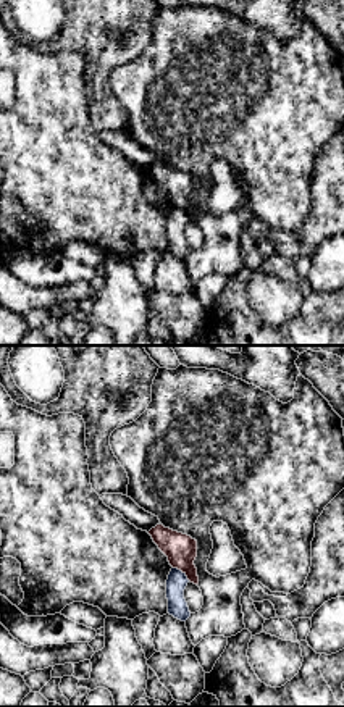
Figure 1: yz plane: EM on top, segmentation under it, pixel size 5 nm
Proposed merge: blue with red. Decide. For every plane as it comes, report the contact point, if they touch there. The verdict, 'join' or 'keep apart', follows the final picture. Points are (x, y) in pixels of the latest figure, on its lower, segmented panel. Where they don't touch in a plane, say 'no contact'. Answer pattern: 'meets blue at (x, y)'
meets blue at (181, 572)

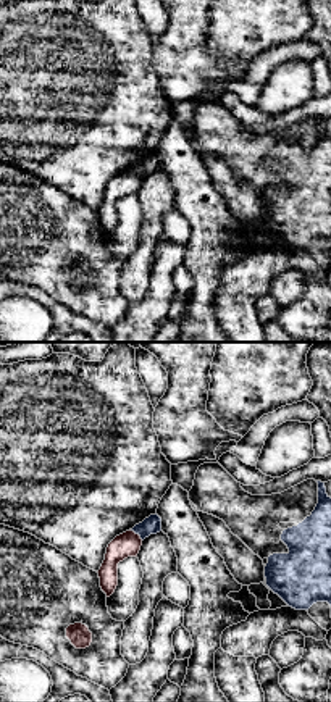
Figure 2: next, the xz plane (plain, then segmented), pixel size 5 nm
meets blue at (136, 533)

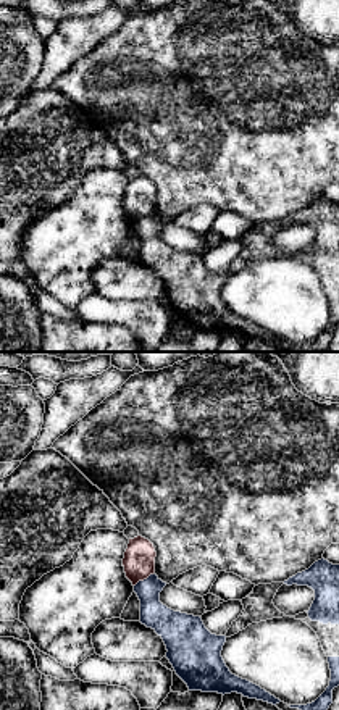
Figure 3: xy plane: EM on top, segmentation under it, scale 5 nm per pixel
meets blue at (144, 580)

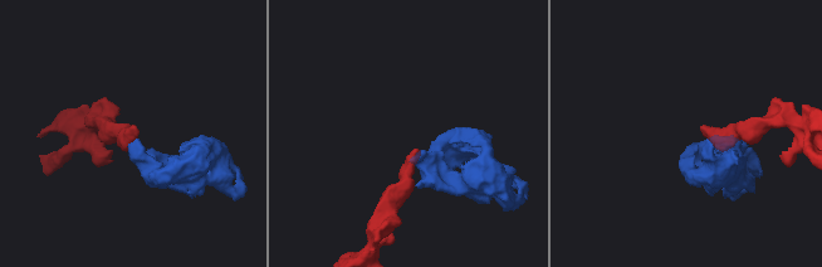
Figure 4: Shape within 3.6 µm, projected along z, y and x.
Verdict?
keep apart

